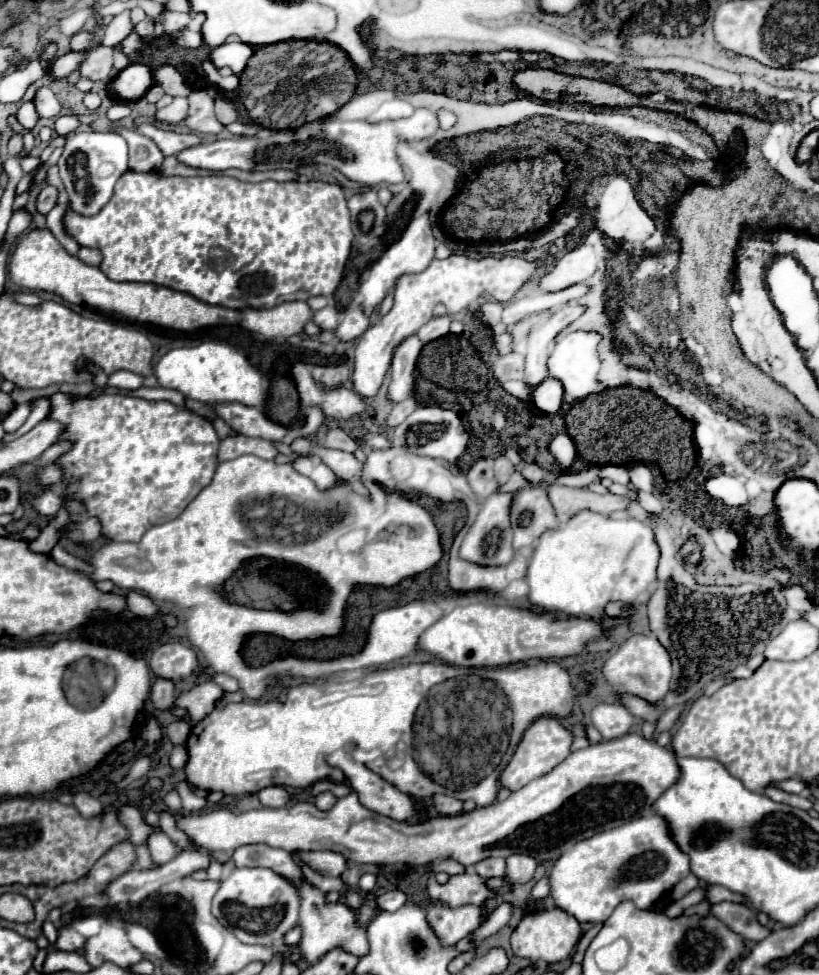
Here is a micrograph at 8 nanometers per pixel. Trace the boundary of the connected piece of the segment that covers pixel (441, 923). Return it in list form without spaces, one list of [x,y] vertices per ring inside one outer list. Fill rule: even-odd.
[[[434,904],[426,910],[428,926],[436,930],[436,938],[444,942],[444,946],[454,946],[458,940],[466,938],[480,926],[480,908],[476,906],[460,906],[460,908],[448,908]]]

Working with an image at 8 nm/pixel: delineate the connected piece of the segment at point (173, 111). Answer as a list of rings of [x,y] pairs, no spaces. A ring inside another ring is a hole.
[[[174,98],[174,102],[162,110],[156,110],[156,118],[160,122],[168,124],[180,124],[188,114],[188,100],[186,98]]]

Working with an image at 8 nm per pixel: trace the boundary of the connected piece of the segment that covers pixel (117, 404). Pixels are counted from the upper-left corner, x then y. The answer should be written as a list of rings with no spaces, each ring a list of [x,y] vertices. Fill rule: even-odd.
[[[54,392],[48,396],[50,414],[46,420],[62,424],[60,440],[70,440],[72,446],[56,460],[64,474],[70,500],[86,504],[88,516],[96,516],[102,524],[102,536],[114,542],[138,542],[142,534],[156,526],[178,518],[182,510],[196,498],[196,494],[212,482],[218,466],[220,440],[210,420],[194,414],[188,408],[180,408],[172,402],[150,402],[136,396],[98,394],[76,396],[68,392]]]

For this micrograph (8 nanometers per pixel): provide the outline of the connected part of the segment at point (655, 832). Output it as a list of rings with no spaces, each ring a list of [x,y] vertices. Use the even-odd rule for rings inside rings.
[[[652,814],[646,818],[636,818],[632,822],[626,822],[624,826],[604,830],[584,842],[576,842],[550,868],[550,886],[556,906],[572,914],[578,922],[604,922],[622,900],[632,900],[636,908],[642,910],[652,908],[658,898],[670,892],[672,886],[678,884],[688,874],[690,874],[688,854],[684,854],[676,846],[676,842],[668,838],[668,826],[664,826],[664,818]]]

